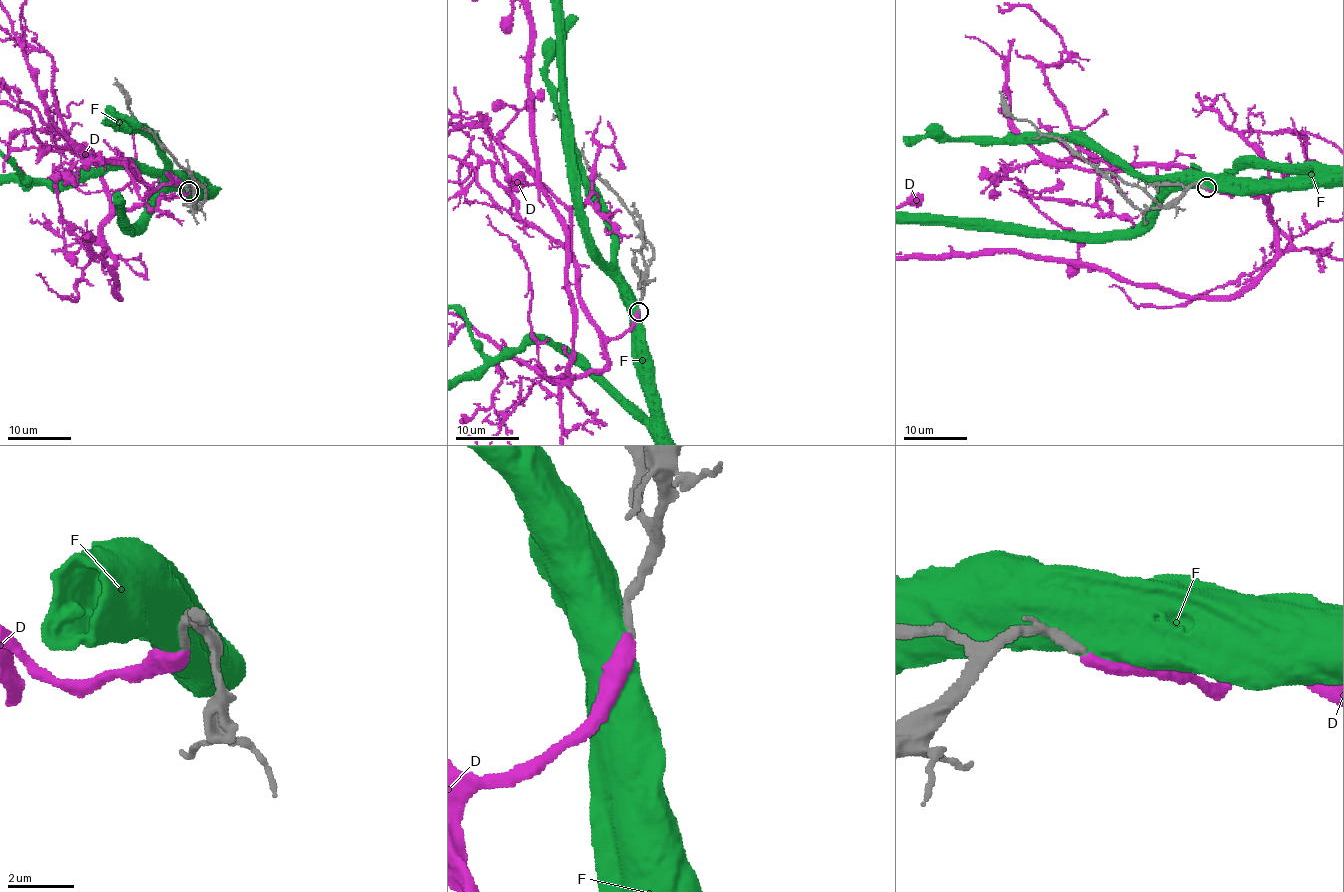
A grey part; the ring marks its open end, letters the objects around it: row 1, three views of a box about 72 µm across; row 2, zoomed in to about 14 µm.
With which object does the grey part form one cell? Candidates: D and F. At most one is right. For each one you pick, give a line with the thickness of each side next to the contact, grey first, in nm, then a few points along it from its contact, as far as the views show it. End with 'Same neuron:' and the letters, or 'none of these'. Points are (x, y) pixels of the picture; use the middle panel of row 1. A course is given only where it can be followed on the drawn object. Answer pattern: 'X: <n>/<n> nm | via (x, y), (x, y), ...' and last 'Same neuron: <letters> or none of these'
D: 280/380 nm
Same neuron: D

